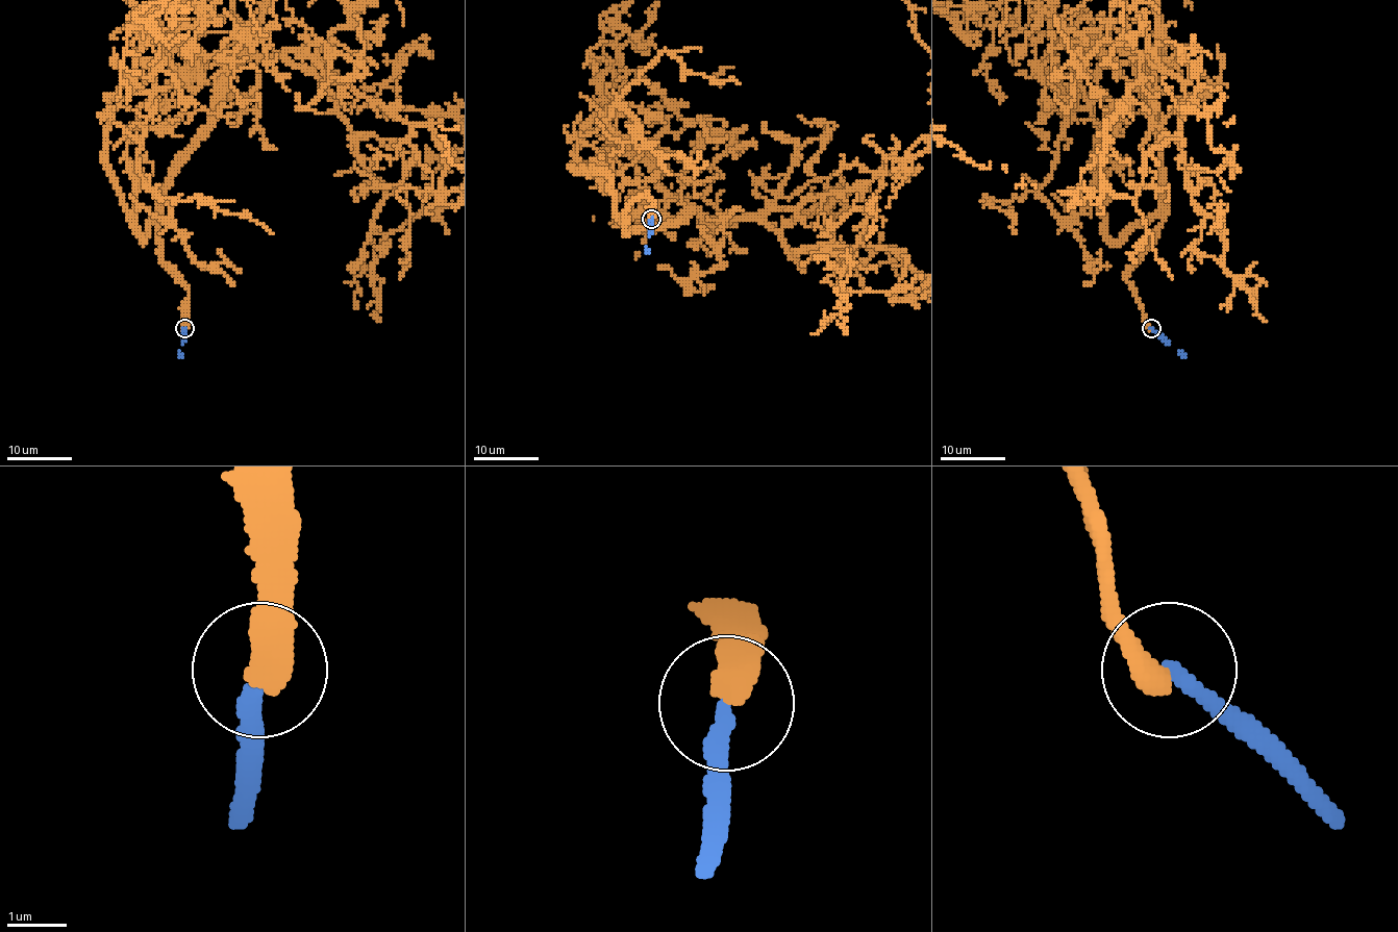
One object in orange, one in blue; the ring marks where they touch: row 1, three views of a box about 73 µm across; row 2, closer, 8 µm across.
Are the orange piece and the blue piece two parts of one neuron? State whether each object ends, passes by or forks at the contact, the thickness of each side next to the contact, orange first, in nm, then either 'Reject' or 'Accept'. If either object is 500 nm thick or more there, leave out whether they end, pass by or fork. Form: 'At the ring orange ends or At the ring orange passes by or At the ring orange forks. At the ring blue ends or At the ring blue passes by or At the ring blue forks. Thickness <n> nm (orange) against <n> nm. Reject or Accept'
At the ring orange ends. At the ring blue ends. Thickness 480 nm (orange) against 280 nm. Reject

